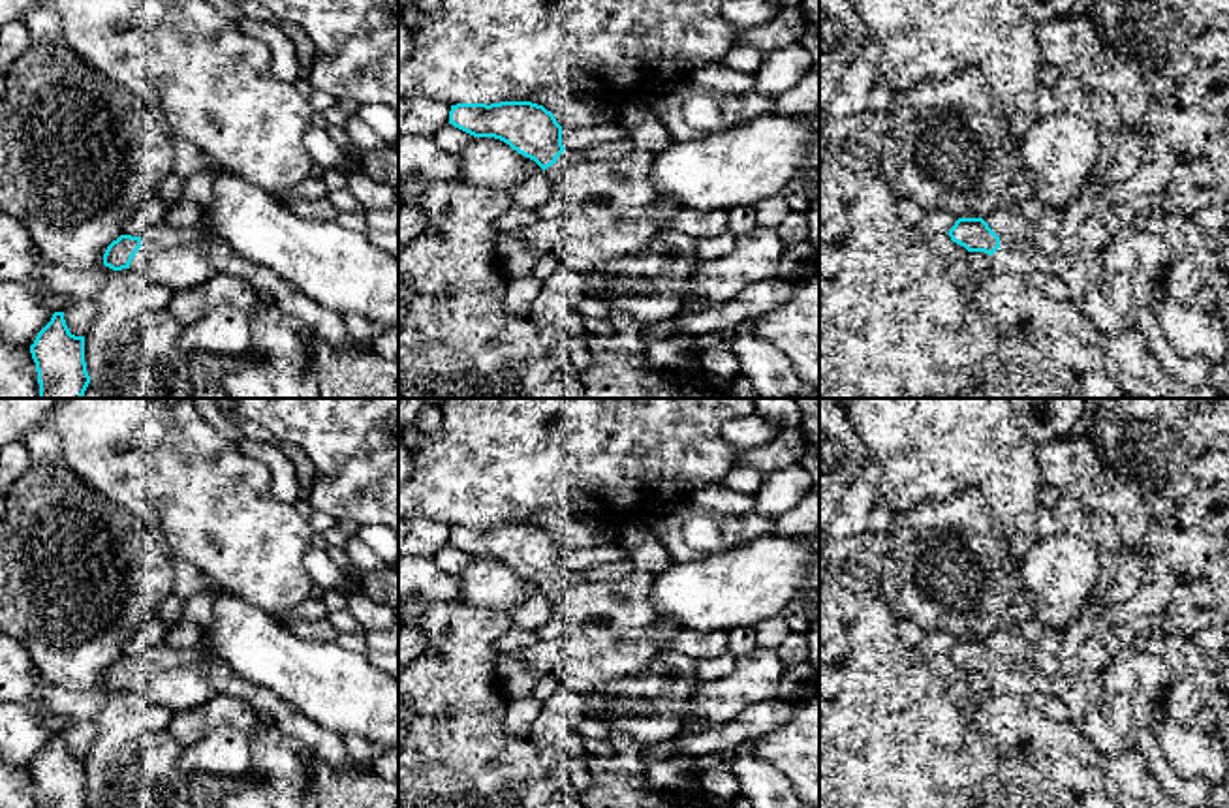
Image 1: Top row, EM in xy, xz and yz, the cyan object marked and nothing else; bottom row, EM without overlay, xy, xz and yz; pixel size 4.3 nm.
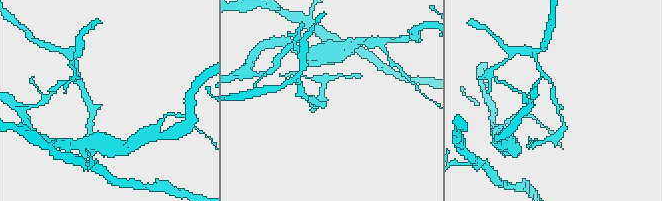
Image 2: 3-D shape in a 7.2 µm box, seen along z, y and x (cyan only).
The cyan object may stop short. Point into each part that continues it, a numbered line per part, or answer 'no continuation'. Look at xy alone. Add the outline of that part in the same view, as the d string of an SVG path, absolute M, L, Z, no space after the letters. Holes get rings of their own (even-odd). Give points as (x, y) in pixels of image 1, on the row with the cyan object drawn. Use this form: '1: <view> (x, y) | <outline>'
1: xy (149, 247) | M147 231L141 237L141 248L137 250L137 254L133 256L130 269L135 272L141 272L145 269L145 265L148 263L148 259L160 250L154 231Z

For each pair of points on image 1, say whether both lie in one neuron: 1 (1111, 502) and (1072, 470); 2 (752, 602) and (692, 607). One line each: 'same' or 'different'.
1: same
2: same

